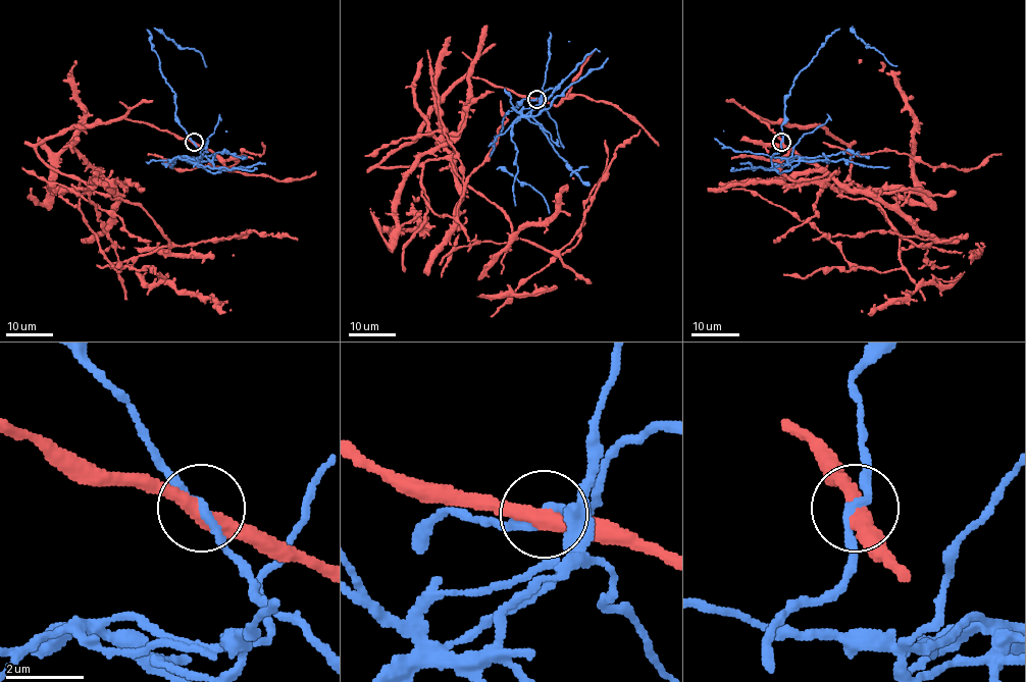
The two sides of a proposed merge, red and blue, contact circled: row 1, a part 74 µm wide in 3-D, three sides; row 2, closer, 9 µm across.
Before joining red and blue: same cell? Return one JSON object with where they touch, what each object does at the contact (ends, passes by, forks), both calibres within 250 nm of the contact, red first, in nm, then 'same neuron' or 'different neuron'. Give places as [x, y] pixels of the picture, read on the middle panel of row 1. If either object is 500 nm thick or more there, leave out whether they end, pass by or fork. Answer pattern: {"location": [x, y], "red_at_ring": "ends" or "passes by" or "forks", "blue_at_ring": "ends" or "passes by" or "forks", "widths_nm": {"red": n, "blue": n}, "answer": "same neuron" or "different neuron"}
{"location": [536, 99], "red_at_ring": "passes by", "blue_at_ring": "passes by", "widths_nm": {"red": 400, "blue": 200}, "answer": "different neuron"}

